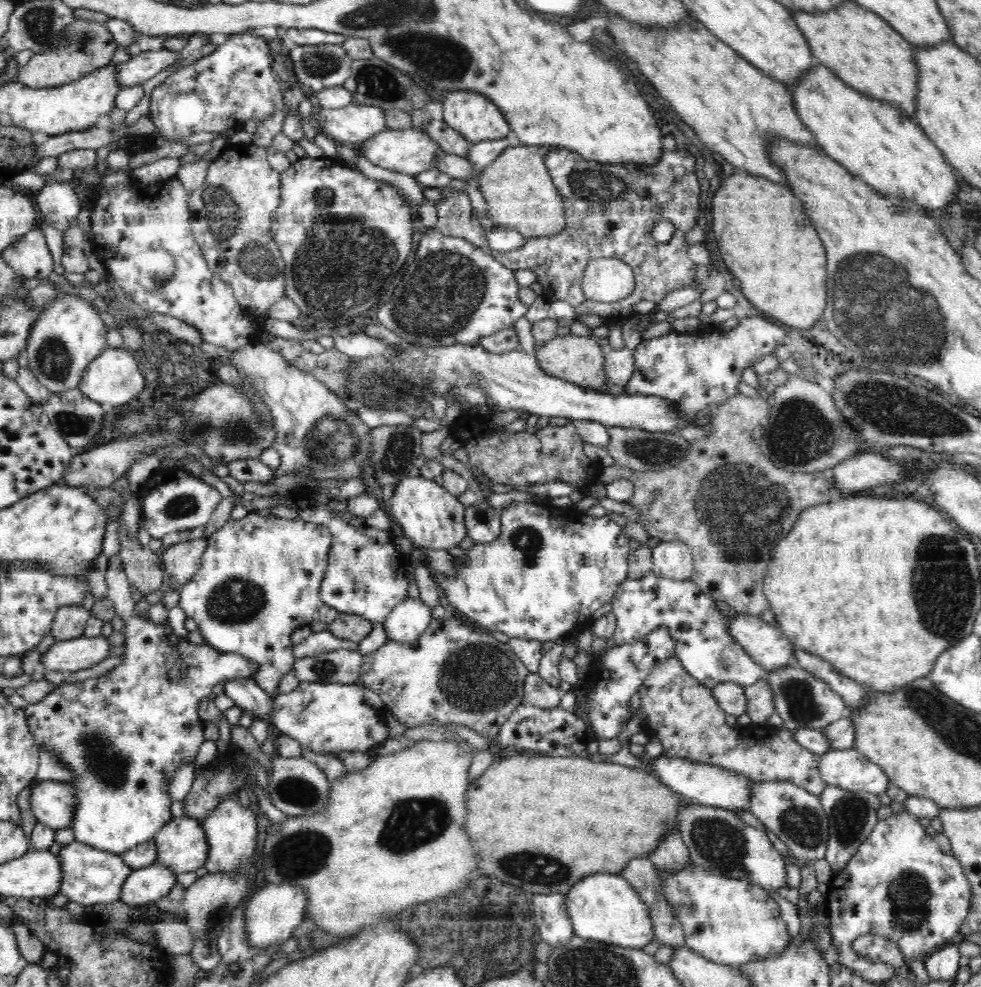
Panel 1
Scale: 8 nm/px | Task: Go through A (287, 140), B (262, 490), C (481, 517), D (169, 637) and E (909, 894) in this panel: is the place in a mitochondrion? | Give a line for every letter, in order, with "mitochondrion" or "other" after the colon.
A: other
B: other
C: mitochondrion
D: other
E: mitochondrion

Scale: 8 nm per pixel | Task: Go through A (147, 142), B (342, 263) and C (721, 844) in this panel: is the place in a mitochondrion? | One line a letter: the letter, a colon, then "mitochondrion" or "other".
A: other
B: mitochondrion
C: mitochondrion

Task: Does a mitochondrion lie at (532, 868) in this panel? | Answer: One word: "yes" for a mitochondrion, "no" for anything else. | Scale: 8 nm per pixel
yes

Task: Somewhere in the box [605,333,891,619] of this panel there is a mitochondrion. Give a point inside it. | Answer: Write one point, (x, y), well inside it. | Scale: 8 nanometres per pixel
(743, 512)

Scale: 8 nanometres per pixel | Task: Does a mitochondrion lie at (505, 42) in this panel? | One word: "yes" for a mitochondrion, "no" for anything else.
no

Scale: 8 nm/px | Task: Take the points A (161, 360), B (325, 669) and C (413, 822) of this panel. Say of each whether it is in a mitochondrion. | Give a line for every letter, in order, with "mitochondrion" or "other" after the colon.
A: mitochondrion
B: mitochondrion
C: mitochondrion

